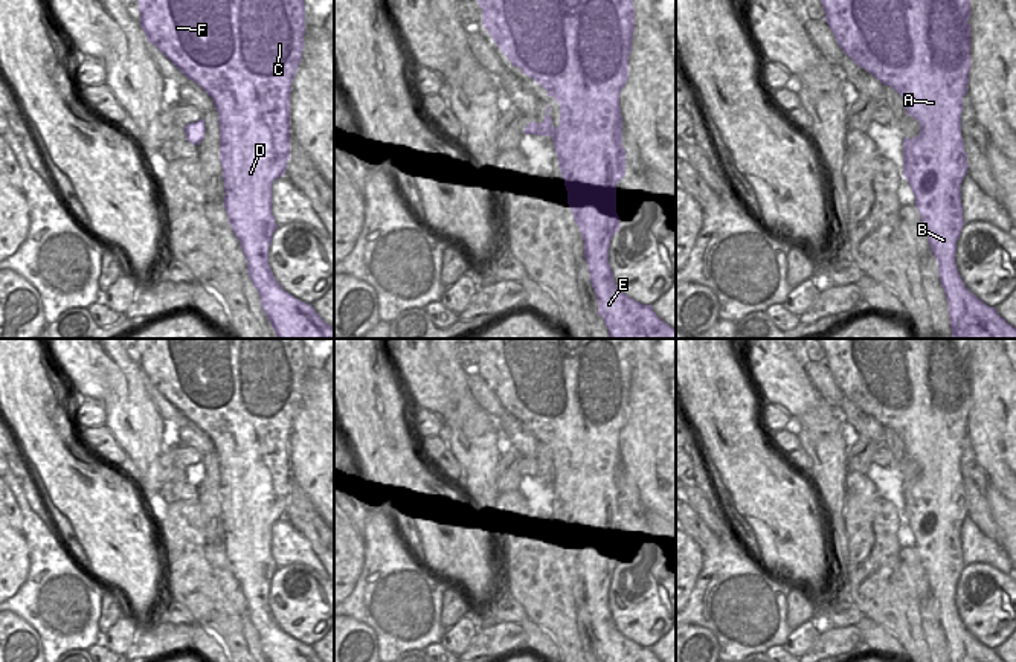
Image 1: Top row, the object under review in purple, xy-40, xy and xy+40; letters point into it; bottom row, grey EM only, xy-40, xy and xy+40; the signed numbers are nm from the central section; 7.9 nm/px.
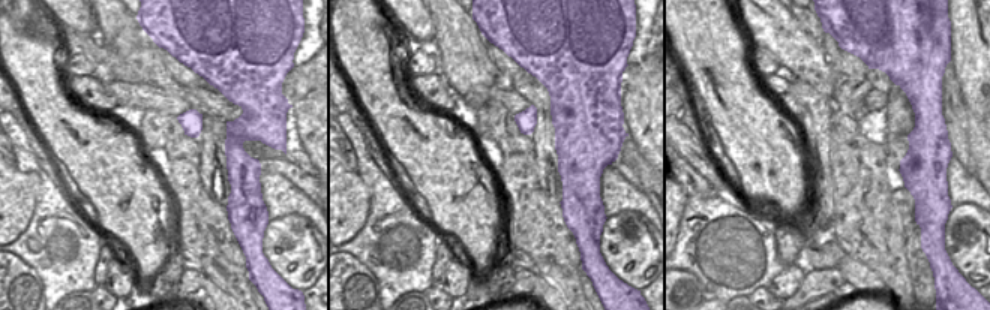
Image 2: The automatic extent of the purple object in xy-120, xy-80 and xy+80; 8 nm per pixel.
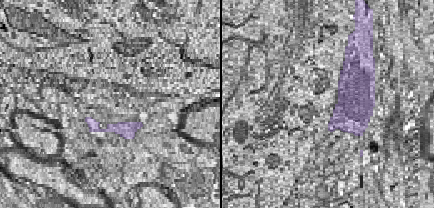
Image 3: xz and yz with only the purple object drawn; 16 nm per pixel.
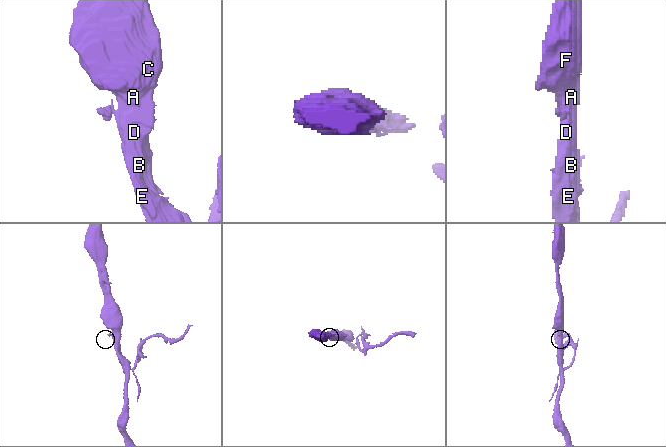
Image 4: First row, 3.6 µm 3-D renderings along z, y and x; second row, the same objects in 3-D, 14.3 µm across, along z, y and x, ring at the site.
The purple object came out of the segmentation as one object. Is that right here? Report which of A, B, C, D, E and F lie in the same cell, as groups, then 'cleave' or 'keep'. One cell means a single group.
groups A B C D E F; keep

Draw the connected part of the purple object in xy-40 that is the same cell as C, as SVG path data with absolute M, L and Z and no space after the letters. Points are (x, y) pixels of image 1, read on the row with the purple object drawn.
M137 0L137 3L146 40L214 99L220 125L226 214L247 259L249 278L259 293L261 307L278 339L334 339L334 326L325 323L310 304L287 293L268 265L268 247L278 229L272 214L272 185L285 175L290 159L290 93L302 61L307 27L304 0Z

